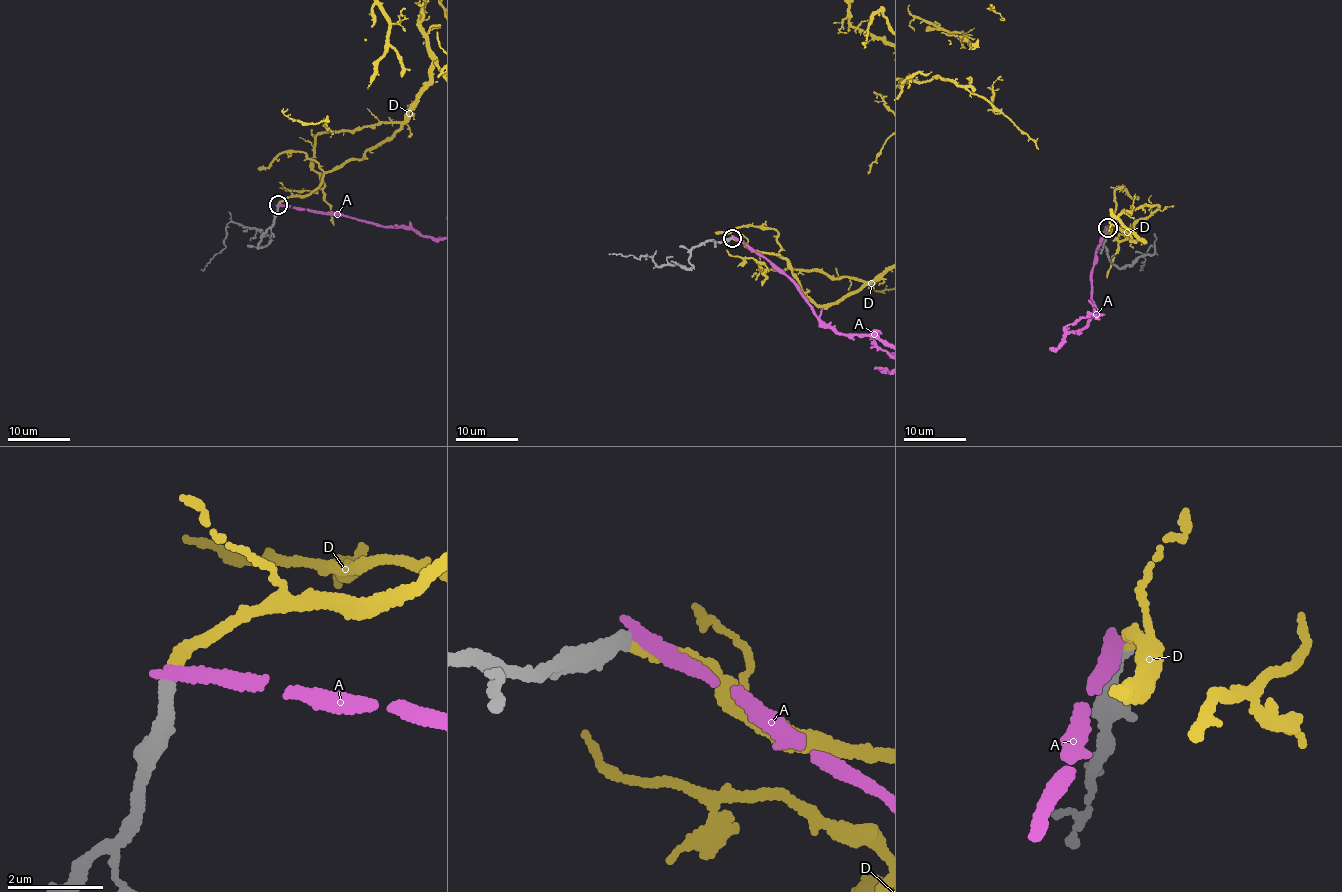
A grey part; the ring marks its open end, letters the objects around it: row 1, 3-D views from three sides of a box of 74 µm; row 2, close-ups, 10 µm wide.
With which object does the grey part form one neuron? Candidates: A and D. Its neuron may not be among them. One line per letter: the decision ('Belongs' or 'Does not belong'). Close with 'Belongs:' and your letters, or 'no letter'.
A: Does not belong
D: Belongs
Belongs: D

